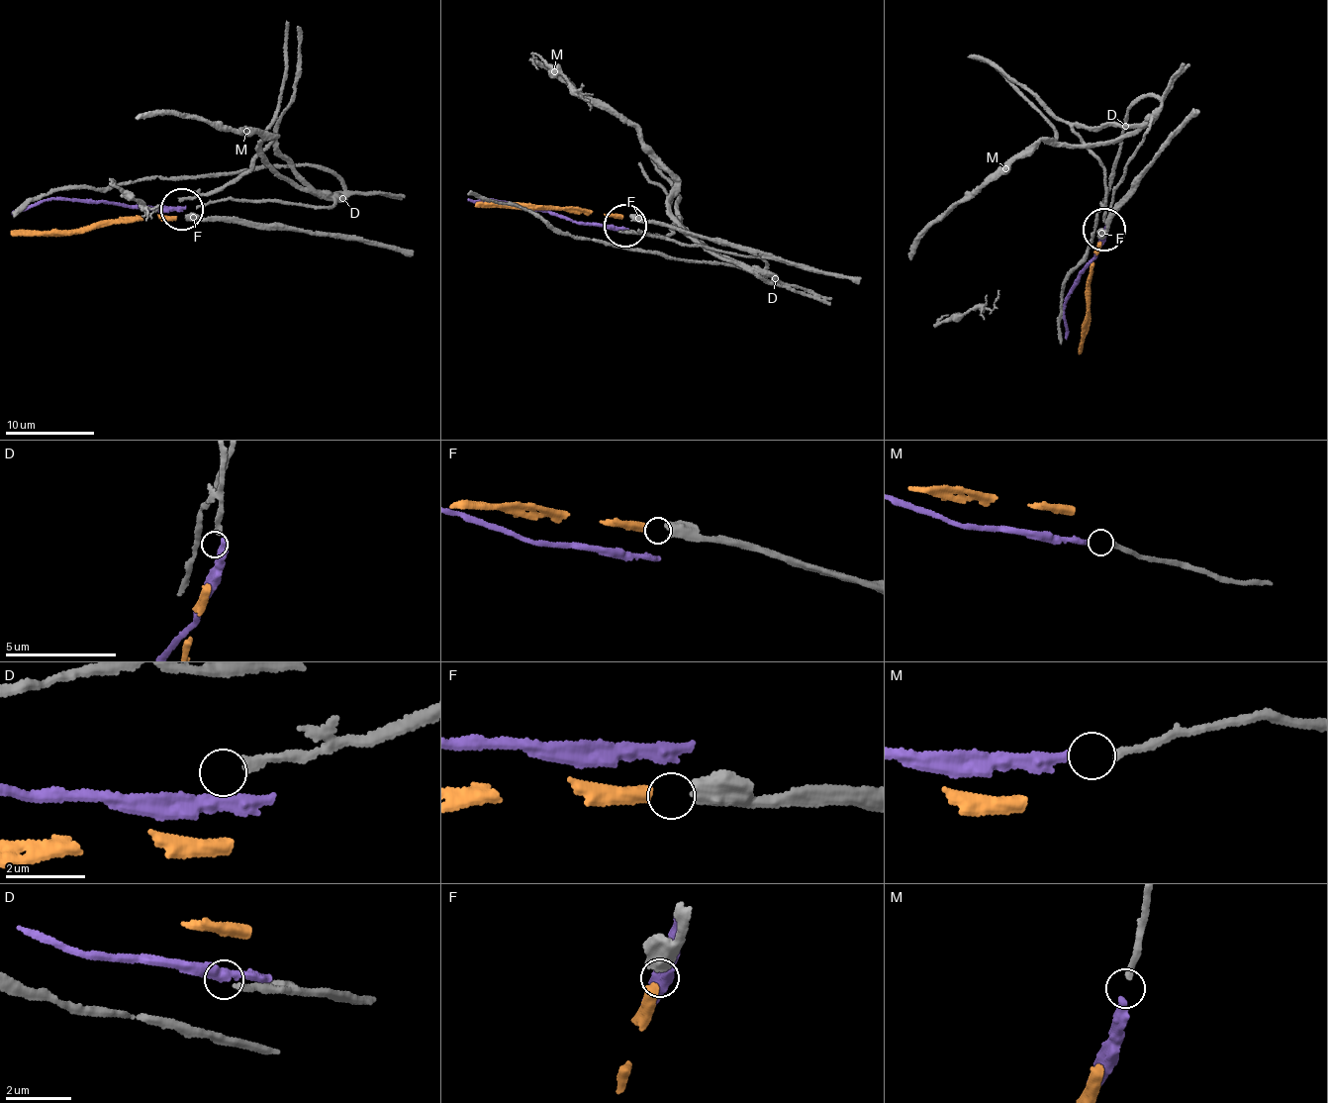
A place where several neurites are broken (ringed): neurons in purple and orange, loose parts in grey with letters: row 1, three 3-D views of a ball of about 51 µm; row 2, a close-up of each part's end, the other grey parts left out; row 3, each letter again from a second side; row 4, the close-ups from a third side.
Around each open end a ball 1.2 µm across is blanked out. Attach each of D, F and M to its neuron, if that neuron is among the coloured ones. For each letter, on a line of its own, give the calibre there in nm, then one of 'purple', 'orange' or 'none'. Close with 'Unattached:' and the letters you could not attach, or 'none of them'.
D: 200 nm | none
F: 480 nm | orange
M: 190 nm | purple
Unattached: D

